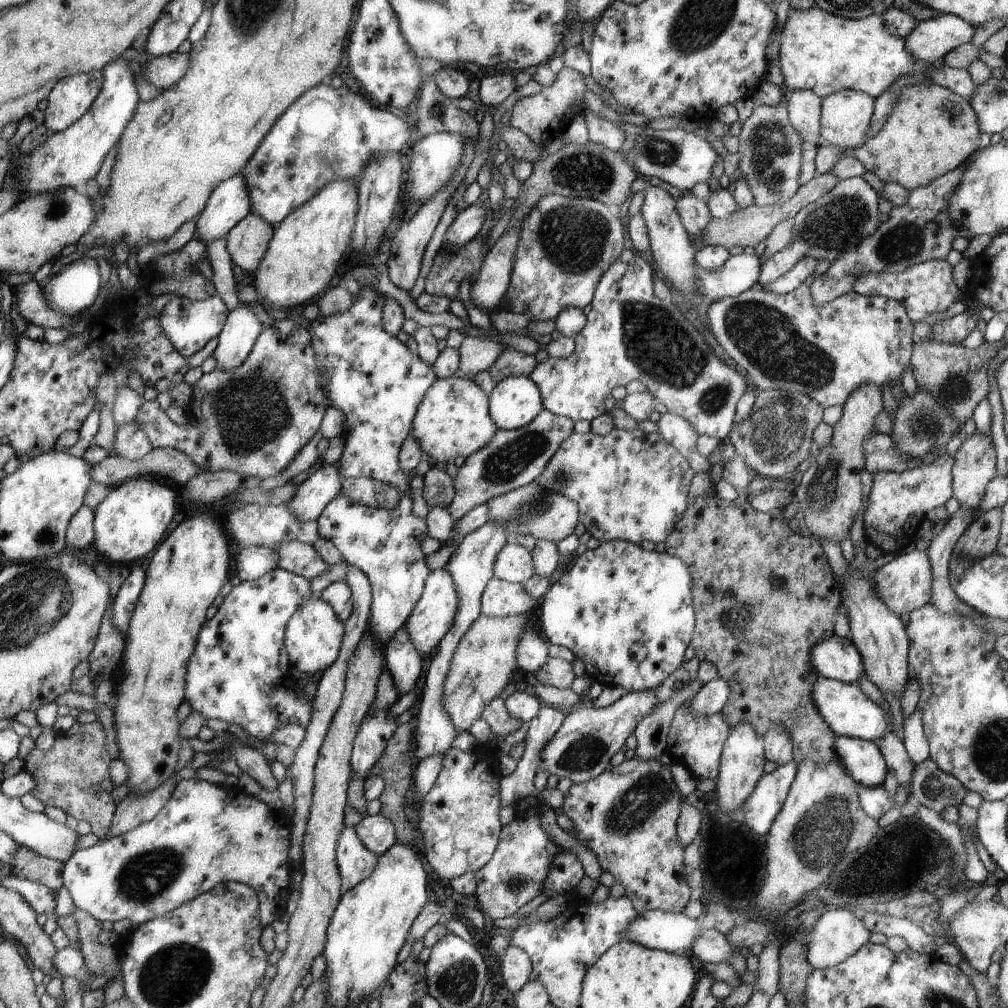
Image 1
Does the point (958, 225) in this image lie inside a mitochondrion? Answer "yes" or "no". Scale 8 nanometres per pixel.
no

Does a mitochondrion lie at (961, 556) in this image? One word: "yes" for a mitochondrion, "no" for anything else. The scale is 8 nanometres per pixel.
no

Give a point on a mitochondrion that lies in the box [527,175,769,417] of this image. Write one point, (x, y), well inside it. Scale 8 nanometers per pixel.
(652, 342)

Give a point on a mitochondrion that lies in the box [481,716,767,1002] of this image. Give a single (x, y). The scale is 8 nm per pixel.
(651, 792)

